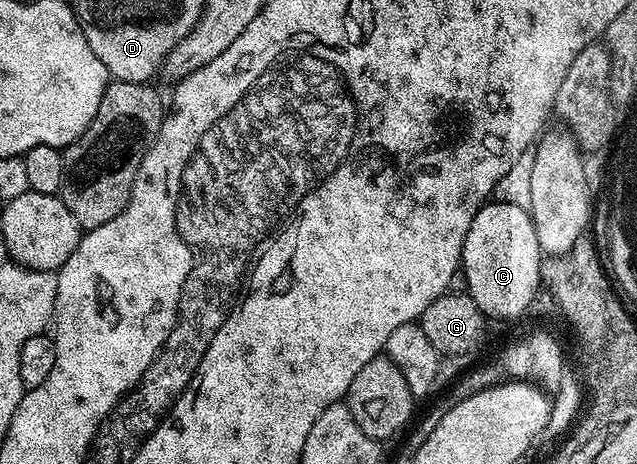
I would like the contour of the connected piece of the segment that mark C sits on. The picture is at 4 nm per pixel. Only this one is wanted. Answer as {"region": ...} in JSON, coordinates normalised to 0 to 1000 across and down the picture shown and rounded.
{"region":[[[765,435],[747,470],[741,470],[741,487],[735,487],[735,504],[728,513],[722,580],[735,599],[732,629],[765,685],[777,681],[782,690],[807,690],[812,681],[827,679],[832,655],[848,629],[852,554],[827,450]]]}

